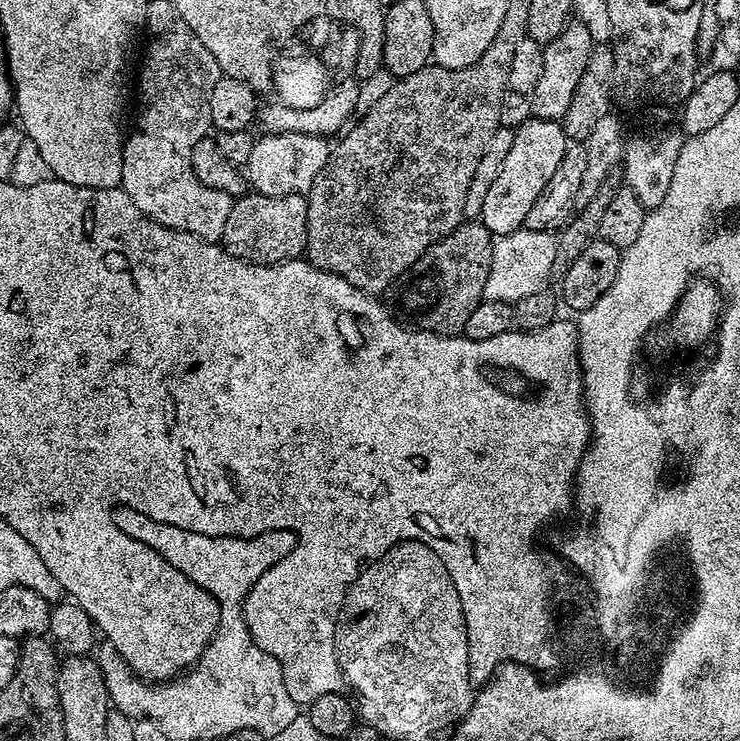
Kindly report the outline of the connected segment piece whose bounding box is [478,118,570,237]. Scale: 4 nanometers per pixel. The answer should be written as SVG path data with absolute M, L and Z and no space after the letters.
M528 118L515 129L514 146L510 146L510 154L506 154L506 162L502 162L498 170L498 178L490 182L478 217L479 223L485 224L493 237L505 236L527 225L530 206L538 202L550 178L554 178L554 170L558 170L558 162L562 162L569 143L564 125L558 120Z

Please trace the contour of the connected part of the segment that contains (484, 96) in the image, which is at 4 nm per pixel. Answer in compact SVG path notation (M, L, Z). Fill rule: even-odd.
M492 50L484 52L482 58L478 58L476 62L465 68L429 66L409 76L393 79L392 85L373 102L372 109L360 121L357 119L339 137L341 140L334 144L334 147L329 151L328 165L324 167L322 174L312 184L312 189L306 193L308 209L306 210L306 246L304 250L308 263L315 268L321 268L346 278L346 282L350 282L355 288L360 288L364 292L380 294L383 288L390 287L392 283L393 287L408 268L414 266L414 262L418 262L418 258L422 258L422 254L430 245L453 232L461 224L465 219L464 207L470 190L470 182L474 178L474 170L478 166L490 138L496 129L501 127L500 114L502 101L506 96L508 67L512 54L511 51L504 50L495 56L494 52Z

